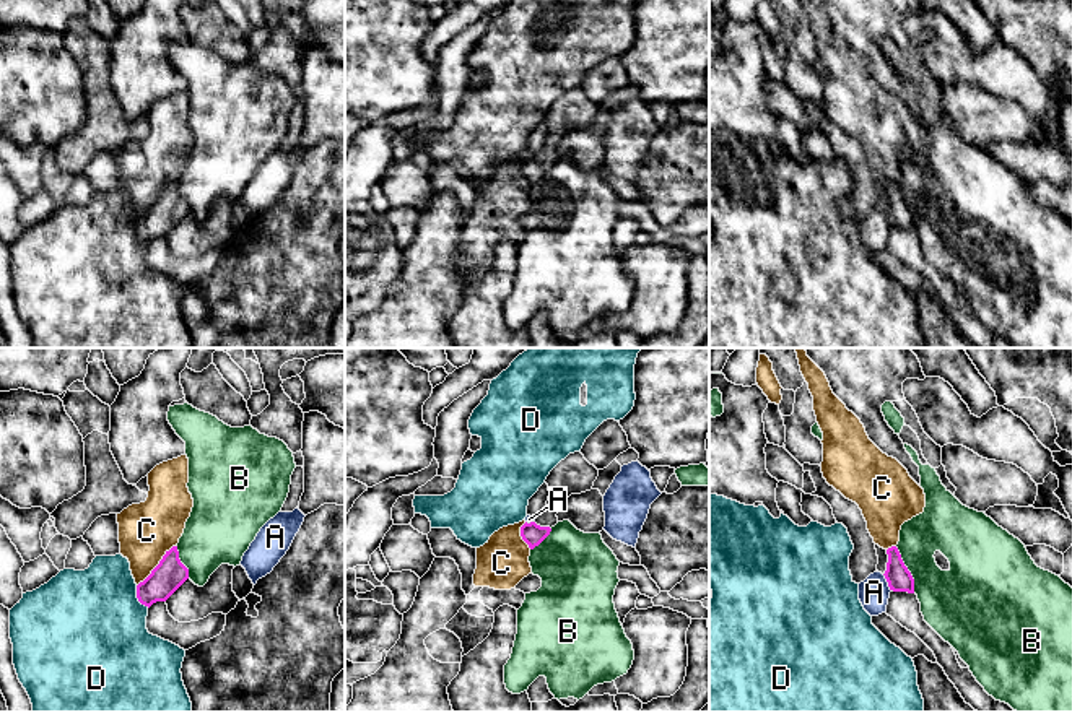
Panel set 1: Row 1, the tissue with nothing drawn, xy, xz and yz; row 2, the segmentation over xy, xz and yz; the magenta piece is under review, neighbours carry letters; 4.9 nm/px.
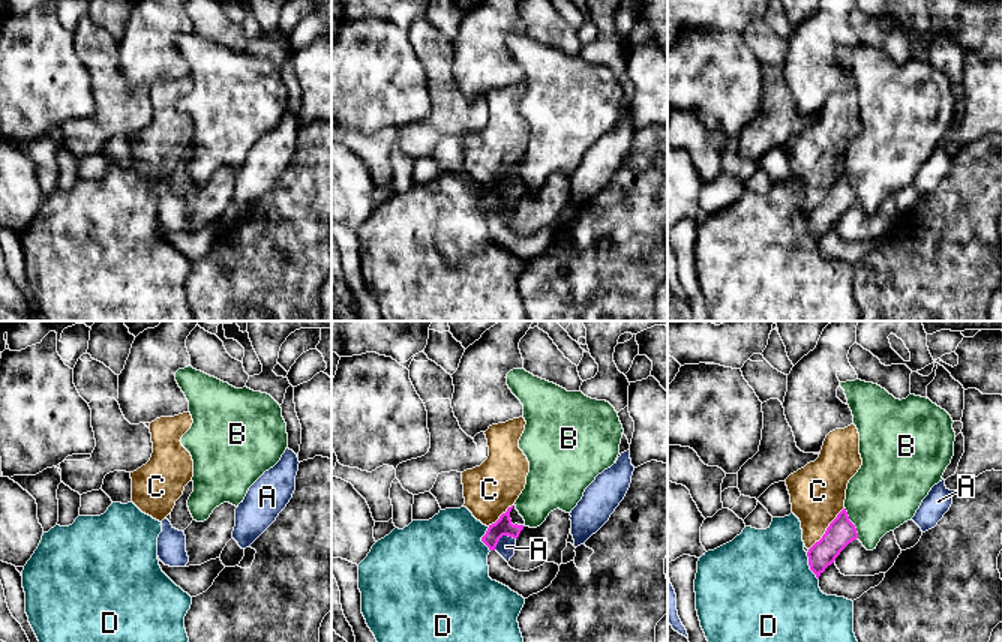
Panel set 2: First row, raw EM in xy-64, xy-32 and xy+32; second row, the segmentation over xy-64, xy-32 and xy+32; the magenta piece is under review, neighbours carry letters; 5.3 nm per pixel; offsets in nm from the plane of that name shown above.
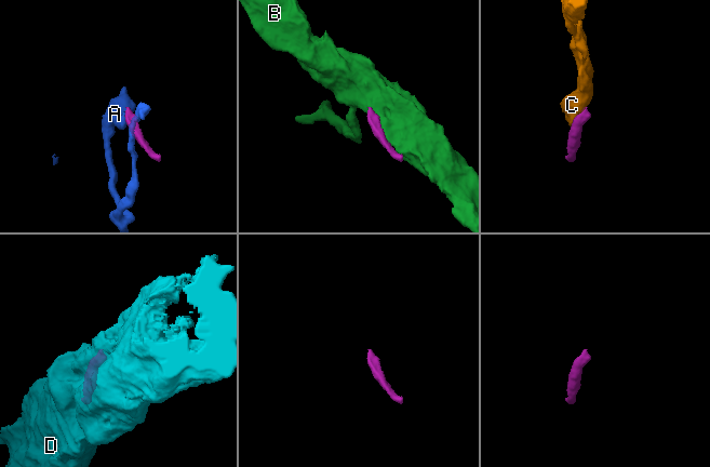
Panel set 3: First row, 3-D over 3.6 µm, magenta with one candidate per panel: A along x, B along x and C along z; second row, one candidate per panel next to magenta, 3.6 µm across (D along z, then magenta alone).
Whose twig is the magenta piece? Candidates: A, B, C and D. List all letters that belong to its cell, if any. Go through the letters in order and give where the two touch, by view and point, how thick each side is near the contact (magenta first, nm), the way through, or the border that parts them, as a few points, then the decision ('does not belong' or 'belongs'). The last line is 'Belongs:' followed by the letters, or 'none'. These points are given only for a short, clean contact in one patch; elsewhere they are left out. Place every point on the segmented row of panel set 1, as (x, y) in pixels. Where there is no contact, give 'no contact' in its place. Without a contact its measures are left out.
A: yz (887, 581) | 120/160 nm | along yz (882, 574), (890, 590) | does not belong
B: yz (906, 569) | 120/280 nm | does not belong
C: xy (158, 564) | 160/280 nm | along xy (176, 545), (137, 586) | does not belong
D: xy (139, 599) | 160/480 nm | does not belong
Belongs: none

